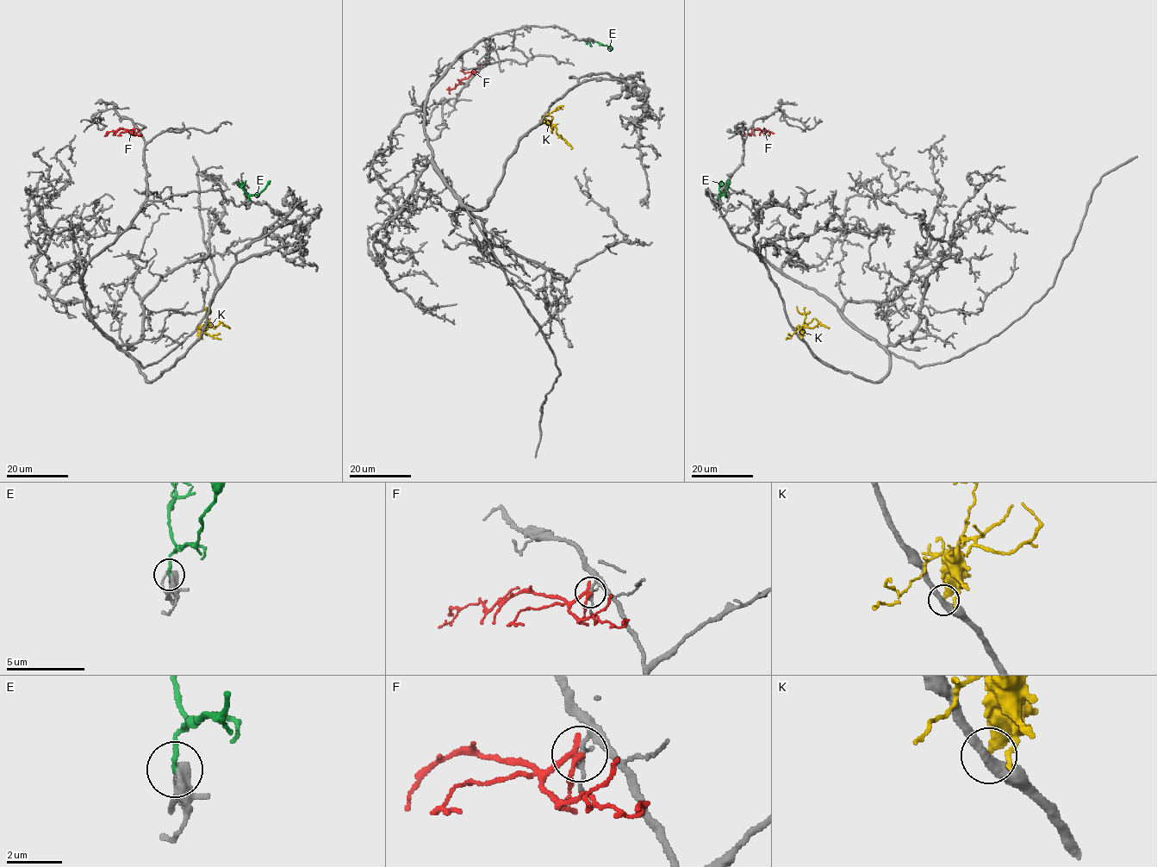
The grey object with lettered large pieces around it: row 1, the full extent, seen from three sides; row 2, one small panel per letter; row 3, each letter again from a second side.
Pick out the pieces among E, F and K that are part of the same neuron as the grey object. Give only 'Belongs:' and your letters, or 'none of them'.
Belongs: none of them

